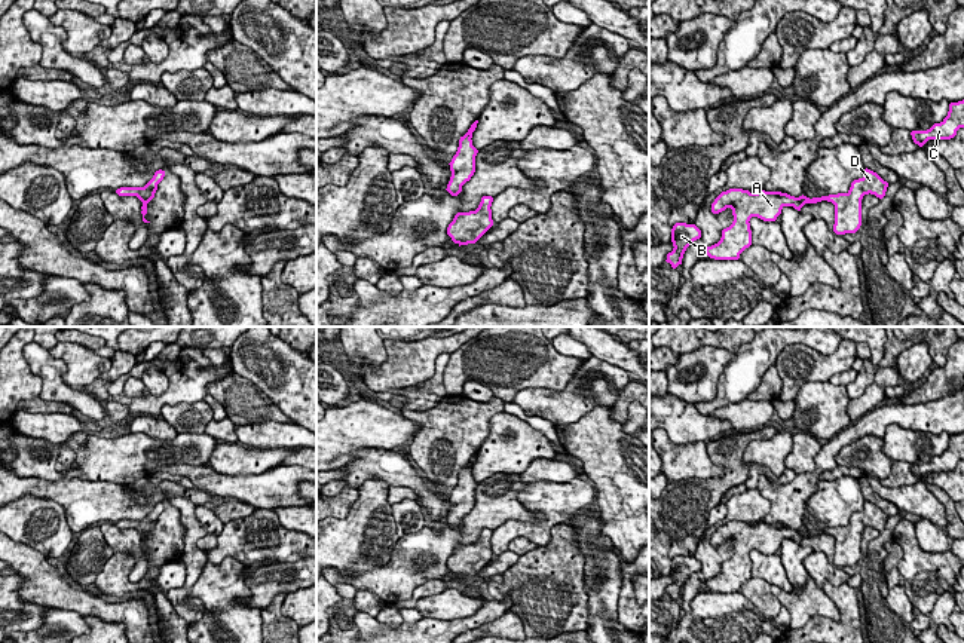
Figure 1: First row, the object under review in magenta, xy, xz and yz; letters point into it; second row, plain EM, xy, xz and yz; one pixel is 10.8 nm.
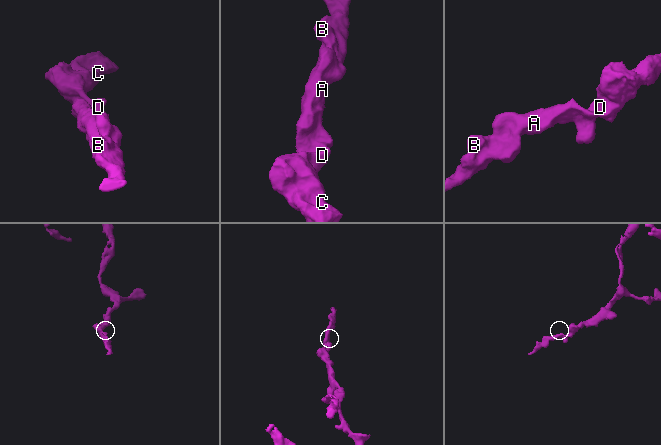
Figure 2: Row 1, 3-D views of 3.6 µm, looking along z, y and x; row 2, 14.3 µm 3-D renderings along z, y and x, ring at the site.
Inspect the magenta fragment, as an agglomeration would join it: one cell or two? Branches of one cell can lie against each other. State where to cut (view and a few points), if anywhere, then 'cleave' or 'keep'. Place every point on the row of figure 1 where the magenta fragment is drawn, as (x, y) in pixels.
no cut | keep

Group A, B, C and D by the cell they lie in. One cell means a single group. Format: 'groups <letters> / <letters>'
groups A B C D

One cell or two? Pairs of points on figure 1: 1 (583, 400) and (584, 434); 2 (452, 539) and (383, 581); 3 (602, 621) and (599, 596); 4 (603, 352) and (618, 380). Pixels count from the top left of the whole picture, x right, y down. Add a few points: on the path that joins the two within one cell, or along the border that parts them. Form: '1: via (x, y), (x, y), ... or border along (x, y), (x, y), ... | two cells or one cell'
1: border along (612, 404), (594, 406), (577, 420), (556, 426) | two cells
2: via (435, 545), (410, 557), (400, 568) | one cell
3: via (602, 615), (602, 602) | one cell
4: border along (593, 355), (627, 371) | two cells

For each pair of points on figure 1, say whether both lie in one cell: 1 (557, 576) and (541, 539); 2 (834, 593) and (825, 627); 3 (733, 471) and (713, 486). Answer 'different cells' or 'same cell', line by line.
1: different cells
2: same cell
3: same cell

